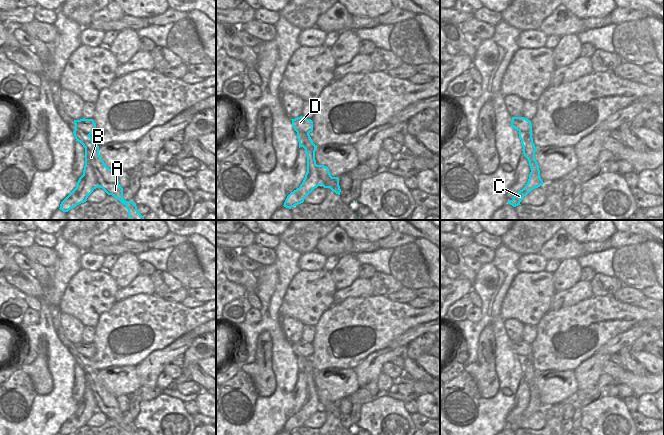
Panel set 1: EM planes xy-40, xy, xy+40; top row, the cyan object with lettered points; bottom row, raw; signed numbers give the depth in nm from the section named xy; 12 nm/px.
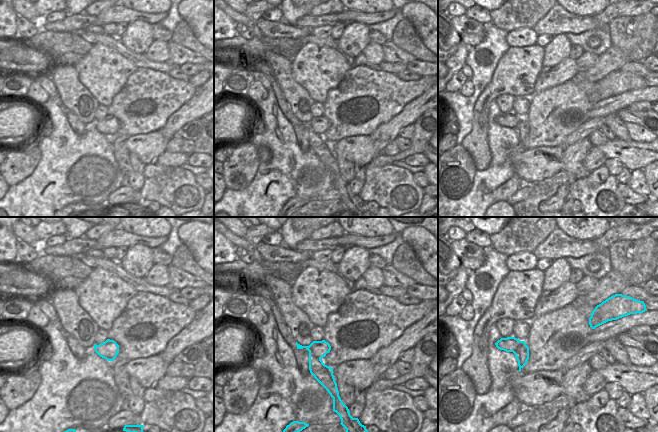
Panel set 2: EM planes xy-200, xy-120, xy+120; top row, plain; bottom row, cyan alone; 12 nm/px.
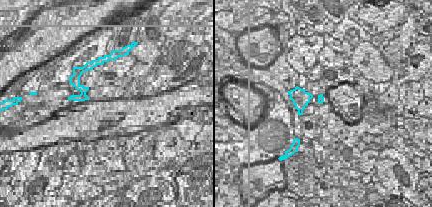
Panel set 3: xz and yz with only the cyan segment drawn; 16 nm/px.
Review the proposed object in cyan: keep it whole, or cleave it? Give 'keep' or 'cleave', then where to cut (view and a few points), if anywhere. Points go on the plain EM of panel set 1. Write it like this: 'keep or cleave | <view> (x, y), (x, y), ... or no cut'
cleave | xy-40 (74, 356), (80, 355), (89, 359)

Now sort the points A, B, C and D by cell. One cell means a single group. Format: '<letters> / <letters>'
A B C / D

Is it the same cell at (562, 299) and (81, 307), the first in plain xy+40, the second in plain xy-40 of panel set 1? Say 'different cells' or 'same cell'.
different cells

